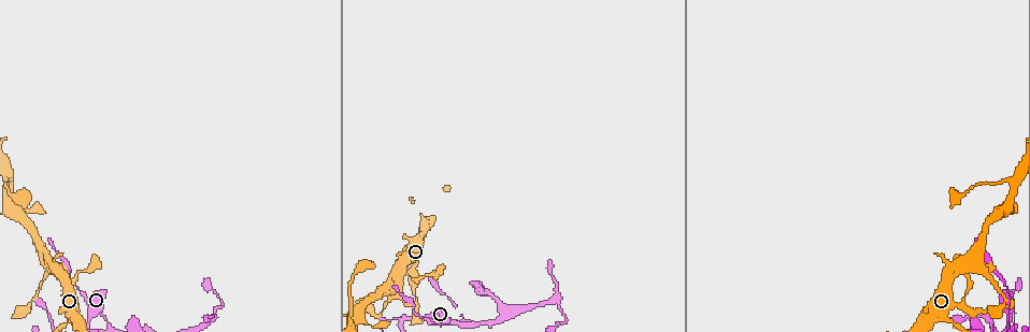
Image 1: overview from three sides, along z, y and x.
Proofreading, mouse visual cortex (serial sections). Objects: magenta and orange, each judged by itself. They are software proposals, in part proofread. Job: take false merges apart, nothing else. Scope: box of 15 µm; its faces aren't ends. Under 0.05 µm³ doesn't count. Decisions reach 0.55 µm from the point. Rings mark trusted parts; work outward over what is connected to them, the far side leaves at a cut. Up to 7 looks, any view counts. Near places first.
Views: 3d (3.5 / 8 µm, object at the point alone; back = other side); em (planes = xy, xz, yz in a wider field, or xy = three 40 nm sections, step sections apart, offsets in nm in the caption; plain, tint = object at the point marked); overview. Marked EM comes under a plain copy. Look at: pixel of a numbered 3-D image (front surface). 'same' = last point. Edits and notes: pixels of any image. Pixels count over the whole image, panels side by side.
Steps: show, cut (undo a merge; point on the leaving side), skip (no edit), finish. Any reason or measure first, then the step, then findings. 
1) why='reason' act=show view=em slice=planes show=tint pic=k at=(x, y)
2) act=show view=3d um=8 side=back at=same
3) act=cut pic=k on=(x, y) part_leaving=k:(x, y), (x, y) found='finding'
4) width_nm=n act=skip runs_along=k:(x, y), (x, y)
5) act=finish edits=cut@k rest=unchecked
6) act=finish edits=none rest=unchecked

why='three-way junction' act=show view=3d um=3.5 side=back pic=1 at=(88, 325)

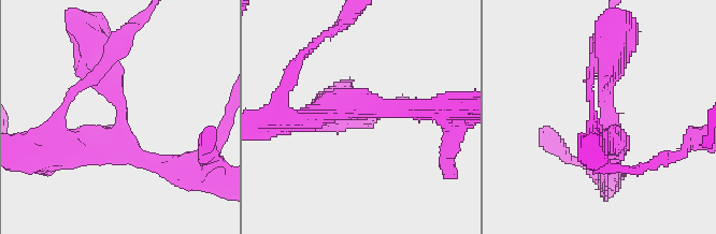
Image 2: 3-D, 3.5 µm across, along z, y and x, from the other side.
arms=3 arm_widths_nm=300,350,350 act=show view=em slice=xy step=3 show=tint pic=2 at=(123, 111)

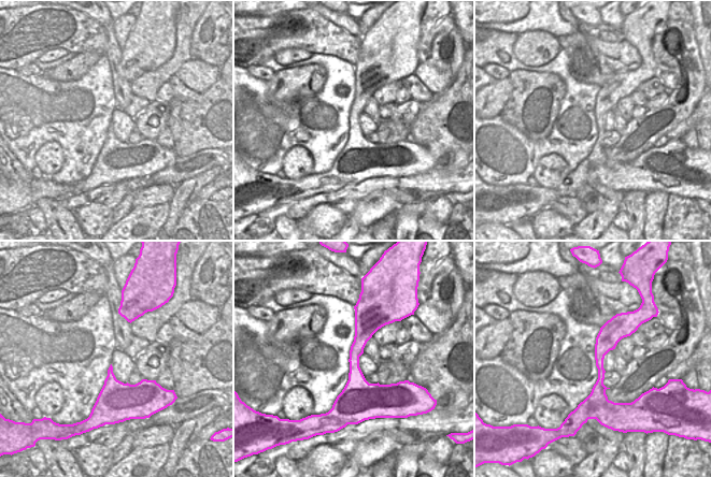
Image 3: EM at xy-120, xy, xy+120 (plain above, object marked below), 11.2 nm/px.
act=skip runs_along=2:(100, 50), (124, 126), (74, 146) found='continuous, no second cell'

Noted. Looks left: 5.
why='sudden change in width' act=show view=3d um=3.5 pic=1 at=(964, 292)

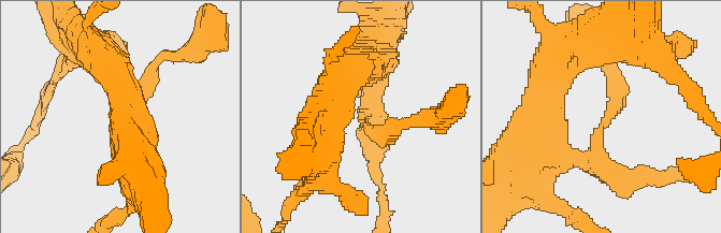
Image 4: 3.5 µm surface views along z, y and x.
why='need the tissue' act=show view=em slice=xy step=2 show=tint pic=4 at=(365, 123)

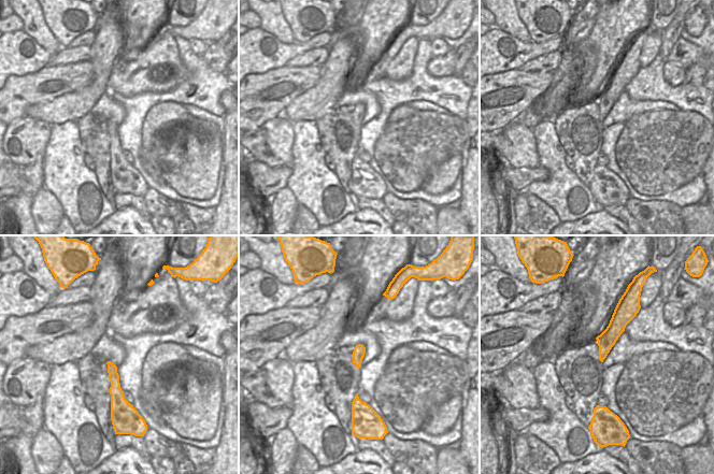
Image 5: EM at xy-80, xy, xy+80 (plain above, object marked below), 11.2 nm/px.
arm_widths_nm=200,250 act=skip runs_along=5:(616, 313), (601, 357) found='continuous, no second cell'

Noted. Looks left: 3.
why='sharp bend' act=show view=3d um=3.5 pic=1 at=(562, 325)

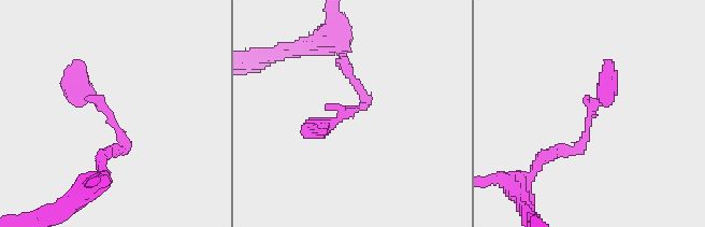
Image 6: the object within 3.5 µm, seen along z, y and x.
why='need the tissue' act=show view=em slice=xy step=2 show=tint pic=6 at=(355, 108)

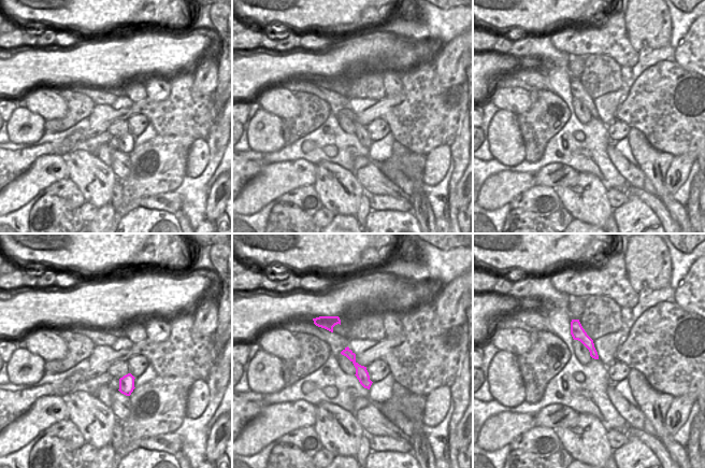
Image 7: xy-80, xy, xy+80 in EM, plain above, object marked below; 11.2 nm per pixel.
act=skip runs_along=7:(346, 351), (361, 371), (367, 385) found='all the same cell'

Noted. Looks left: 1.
act=finish edits=none rest=unchecked

